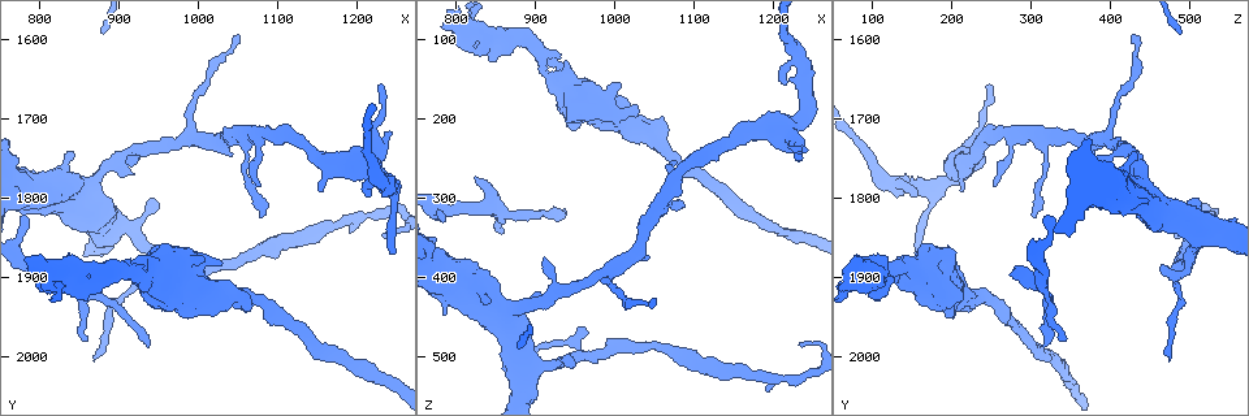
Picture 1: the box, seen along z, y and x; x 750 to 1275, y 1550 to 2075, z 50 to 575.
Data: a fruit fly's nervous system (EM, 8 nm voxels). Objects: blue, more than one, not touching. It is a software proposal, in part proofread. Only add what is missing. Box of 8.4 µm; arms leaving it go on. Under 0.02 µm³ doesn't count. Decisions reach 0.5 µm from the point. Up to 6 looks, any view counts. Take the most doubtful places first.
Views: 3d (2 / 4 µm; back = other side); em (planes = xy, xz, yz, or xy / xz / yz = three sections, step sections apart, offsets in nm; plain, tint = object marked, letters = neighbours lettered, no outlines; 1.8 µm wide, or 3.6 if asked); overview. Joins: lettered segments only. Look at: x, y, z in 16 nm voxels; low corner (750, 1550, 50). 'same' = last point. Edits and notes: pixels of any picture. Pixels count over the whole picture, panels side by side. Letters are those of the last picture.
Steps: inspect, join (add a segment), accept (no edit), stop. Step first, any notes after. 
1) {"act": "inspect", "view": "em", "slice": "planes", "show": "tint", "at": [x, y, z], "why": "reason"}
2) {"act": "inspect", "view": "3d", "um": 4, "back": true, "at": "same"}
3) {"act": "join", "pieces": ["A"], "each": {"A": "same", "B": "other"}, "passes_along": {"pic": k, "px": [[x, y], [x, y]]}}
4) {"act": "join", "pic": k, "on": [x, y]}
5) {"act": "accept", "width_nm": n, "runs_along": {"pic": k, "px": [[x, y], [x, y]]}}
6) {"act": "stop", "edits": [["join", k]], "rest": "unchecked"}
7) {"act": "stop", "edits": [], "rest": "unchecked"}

{"act": "inspect", "view": "em", "slice": "yz", "step": 16, "show": "letters", "at": [940, 1990, 315], "why": "branch stops here"}

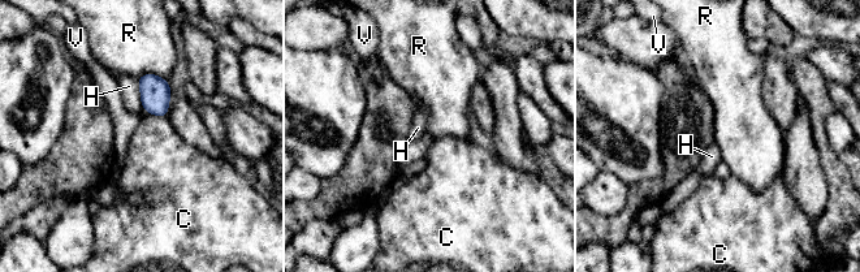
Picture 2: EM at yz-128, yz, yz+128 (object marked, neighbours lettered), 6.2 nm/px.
{"act": "inspect", "view": "em", "slice": "planes", "show": "letters", "at": "same", "why": "another direction"}

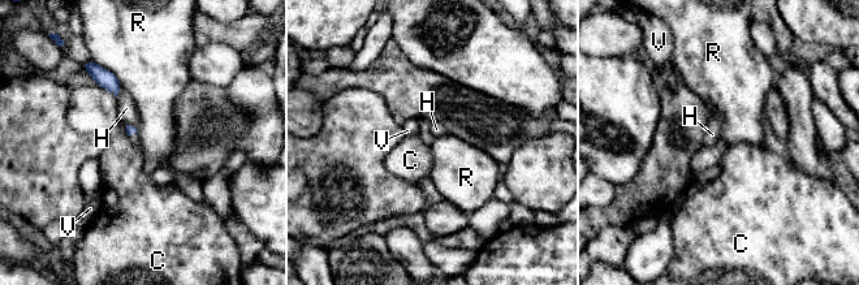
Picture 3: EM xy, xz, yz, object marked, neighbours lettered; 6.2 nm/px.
{"act": "accept", "each": {"C": "other", "H": "other", "R": "other", "V": "other"}, "border": {"pic": 3, "px": [[95, 64], [109, 70], [122, 87]]}, "found": "no lettered segment goes on from it"}

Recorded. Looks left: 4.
{"act": "inspect", "view": "em", "slice": "planes", "show": "letters", "at": [830, 1900, 275], "why": "an open end"}

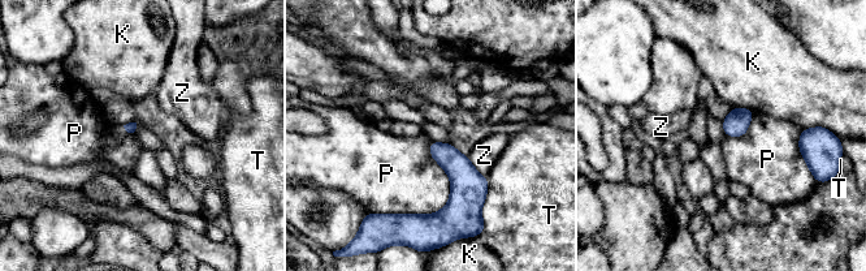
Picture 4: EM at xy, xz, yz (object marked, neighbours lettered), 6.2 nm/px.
{"act": "accept", "each": {"K": "other", "P": "other", "T": "other", "Z": "other"}, "found": "none of them fits"}

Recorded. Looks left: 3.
{"act": "inspect", "view": "3d", "um": 4, "back": true, "at": [940, 1870, 205], "why": "free end"}

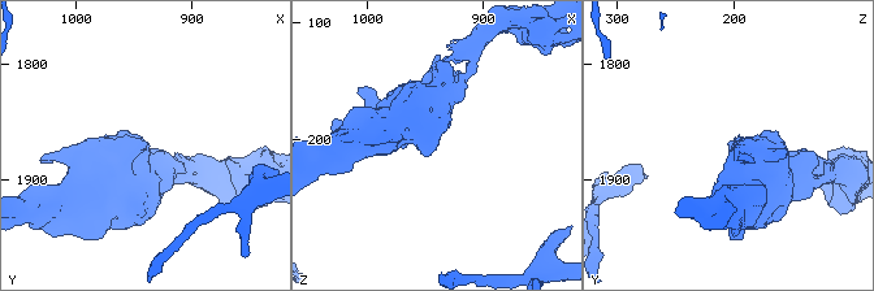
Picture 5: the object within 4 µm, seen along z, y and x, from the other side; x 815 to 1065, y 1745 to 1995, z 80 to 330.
{"act": "inspect", "view": "em", "um": 3.6, "slice": "planes", "show": "letters", "at": [940, 1872, 204]}

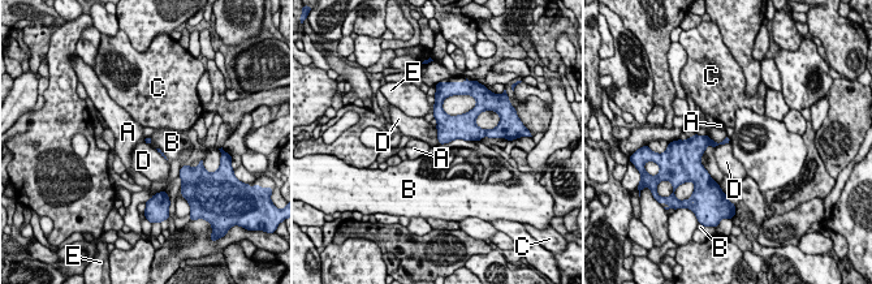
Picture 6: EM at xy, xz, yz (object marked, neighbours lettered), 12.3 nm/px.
{"act": "accept", "each": {"A": "other", "B": "other", "C": "other", "D": "other", "E": "other"}, "border": {"pic": 6, "px": [[729, 142], [715, 147]]}, "found": "none of them fits"}

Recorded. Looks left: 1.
{"act": "stop", "edits": [], "rest": "unchecked"}

